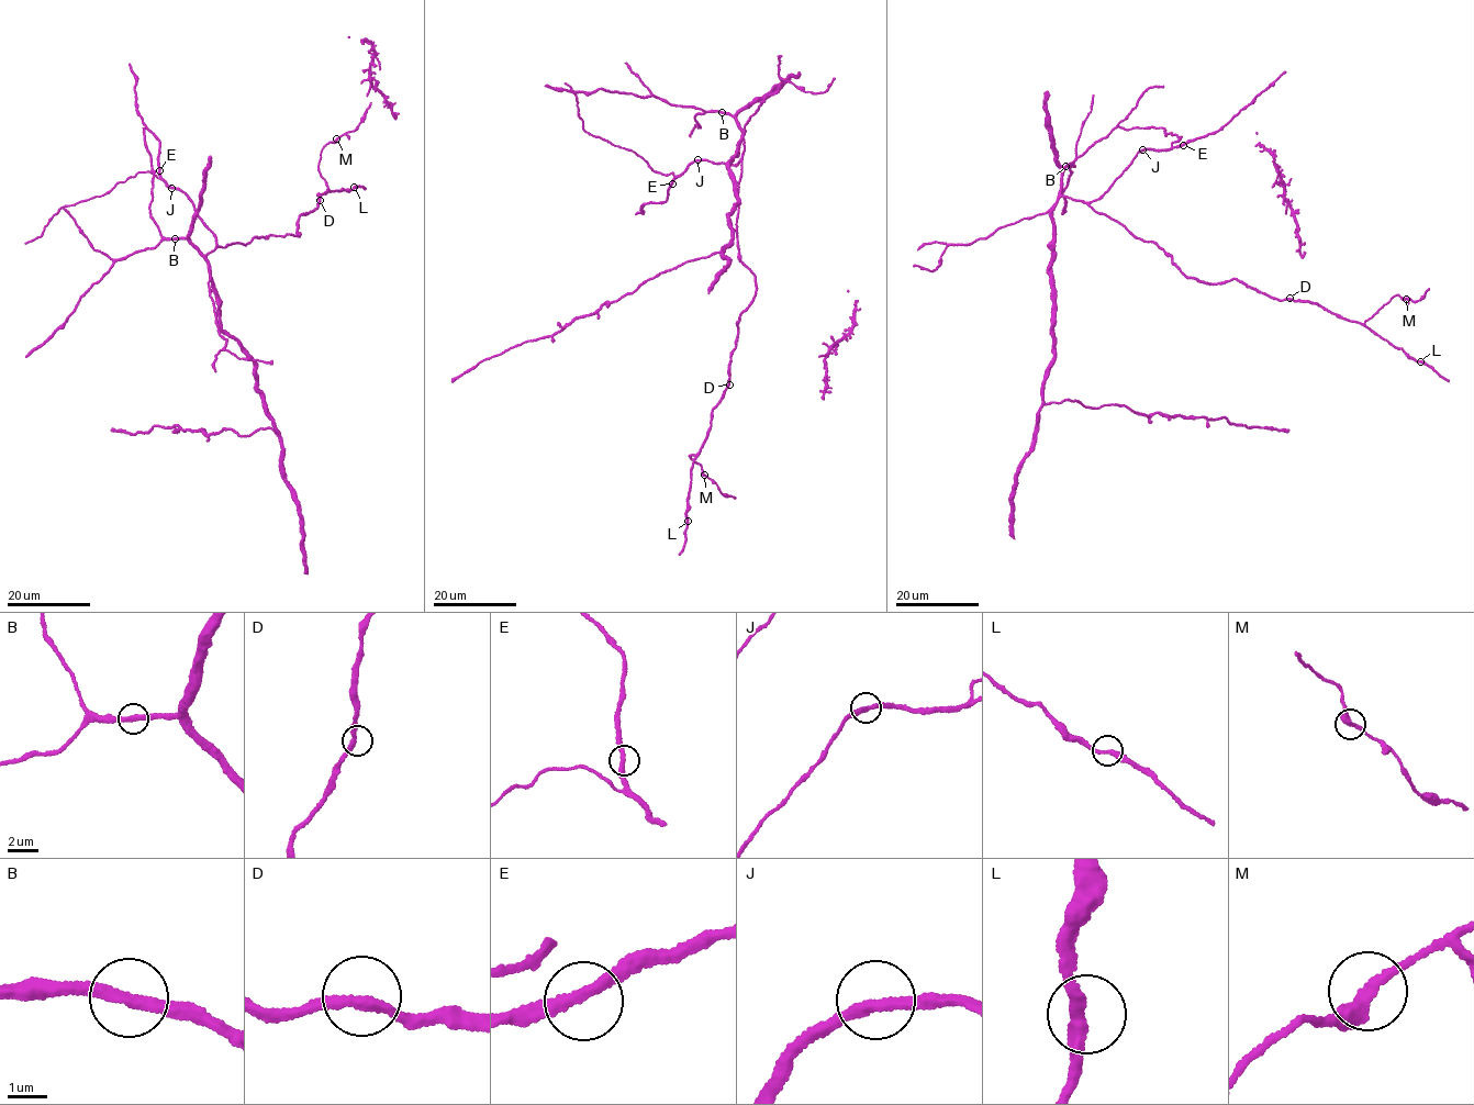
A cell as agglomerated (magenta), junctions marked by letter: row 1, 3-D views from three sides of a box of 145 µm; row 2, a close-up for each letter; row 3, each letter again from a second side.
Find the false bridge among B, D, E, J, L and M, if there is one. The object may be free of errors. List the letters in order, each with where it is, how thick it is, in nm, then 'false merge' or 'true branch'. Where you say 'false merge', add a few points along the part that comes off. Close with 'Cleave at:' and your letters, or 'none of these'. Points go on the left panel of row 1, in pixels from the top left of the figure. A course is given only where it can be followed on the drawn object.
B: place (175, 238); calibre 300 nm; true branch
D: place (320, 200); calibre 280 nm; true branch
E: place (159, 170); calibre 280 nm; true branch
J: place (171, 188); calibre 300 nm; true branch
L: place (354, 187); calibre 300 nm; true branch
M: place (336, 138); calibre 320 nm; true branch
Cleave at: none of these

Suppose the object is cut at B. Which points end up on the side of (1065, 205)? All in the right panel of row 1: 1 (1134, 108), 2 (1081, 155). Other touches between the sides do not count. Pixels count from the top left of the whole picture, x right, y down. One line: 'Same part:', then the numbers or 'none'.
Same part: 1, 2

